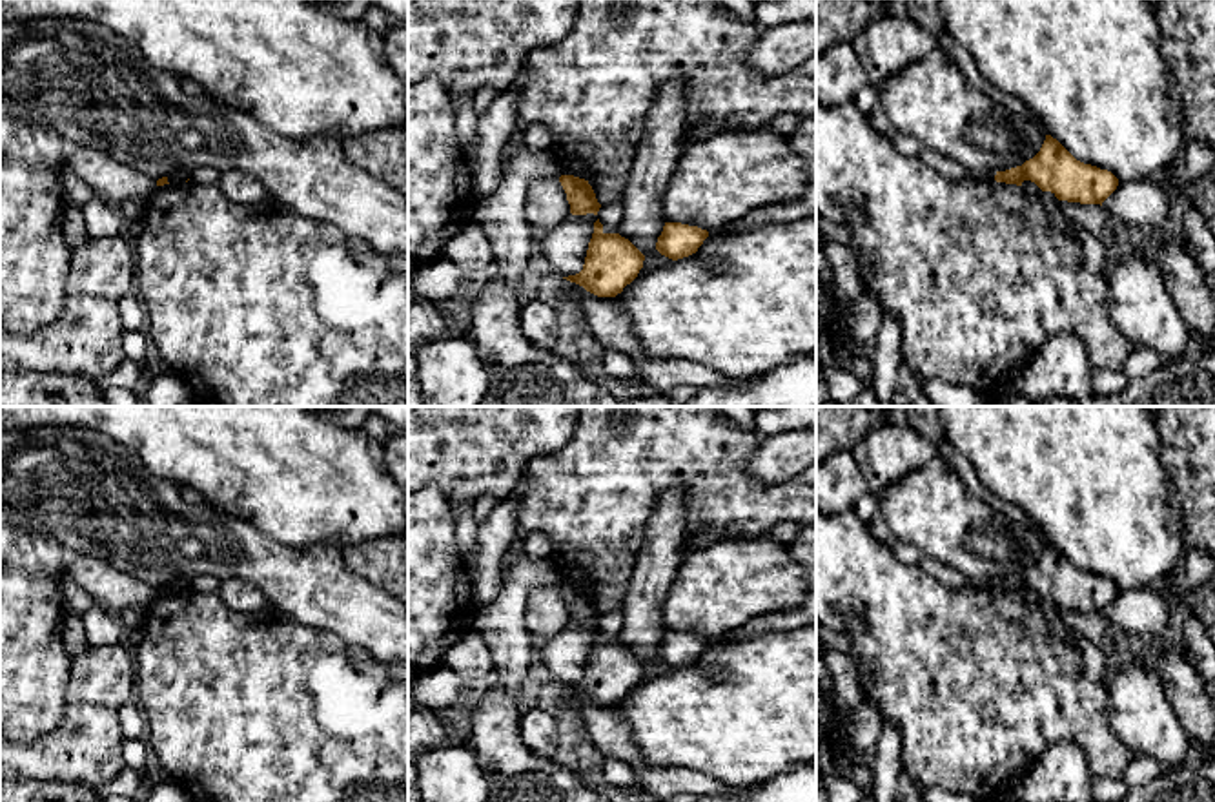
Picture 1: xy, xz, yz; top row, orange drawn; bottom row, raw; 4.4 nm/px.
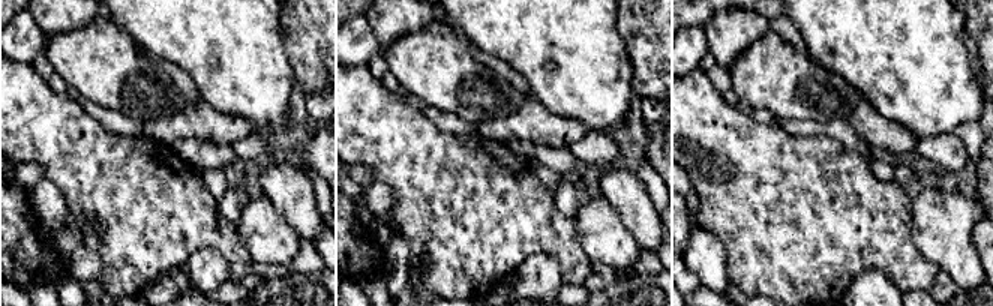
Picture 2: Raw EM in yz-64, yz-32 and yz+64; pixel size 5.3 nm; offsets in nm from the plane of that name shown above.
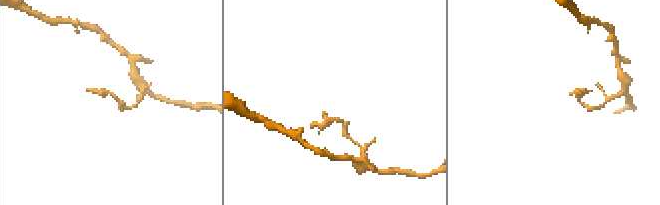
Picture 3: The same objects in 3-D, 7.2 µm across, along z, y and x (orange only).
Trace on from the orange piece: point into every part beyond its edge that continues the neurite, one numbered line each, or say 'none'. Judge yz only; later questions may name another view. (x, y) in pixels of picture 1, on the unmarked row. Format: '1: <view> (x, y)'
none

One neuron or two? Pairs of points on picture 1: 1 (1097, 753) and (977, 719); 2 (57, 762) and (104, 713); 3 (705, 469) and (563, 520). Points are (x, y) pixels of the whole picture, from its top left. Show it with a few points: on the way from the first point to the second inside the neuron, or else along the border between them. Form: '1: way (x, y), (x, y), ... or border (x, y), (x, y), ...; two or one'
1: way (1070, 722), (1064, 717), (1008, 717); one
2: way (66, 750), (91, 726); one
3: way (671, 467), (620, 467), (598, 489); one

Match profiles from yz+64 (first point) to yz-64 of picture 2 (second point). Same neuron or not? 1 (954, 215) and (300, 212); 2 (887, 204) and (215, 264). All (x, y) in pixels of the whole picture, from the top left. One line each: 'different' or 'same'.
1: different
2: different

